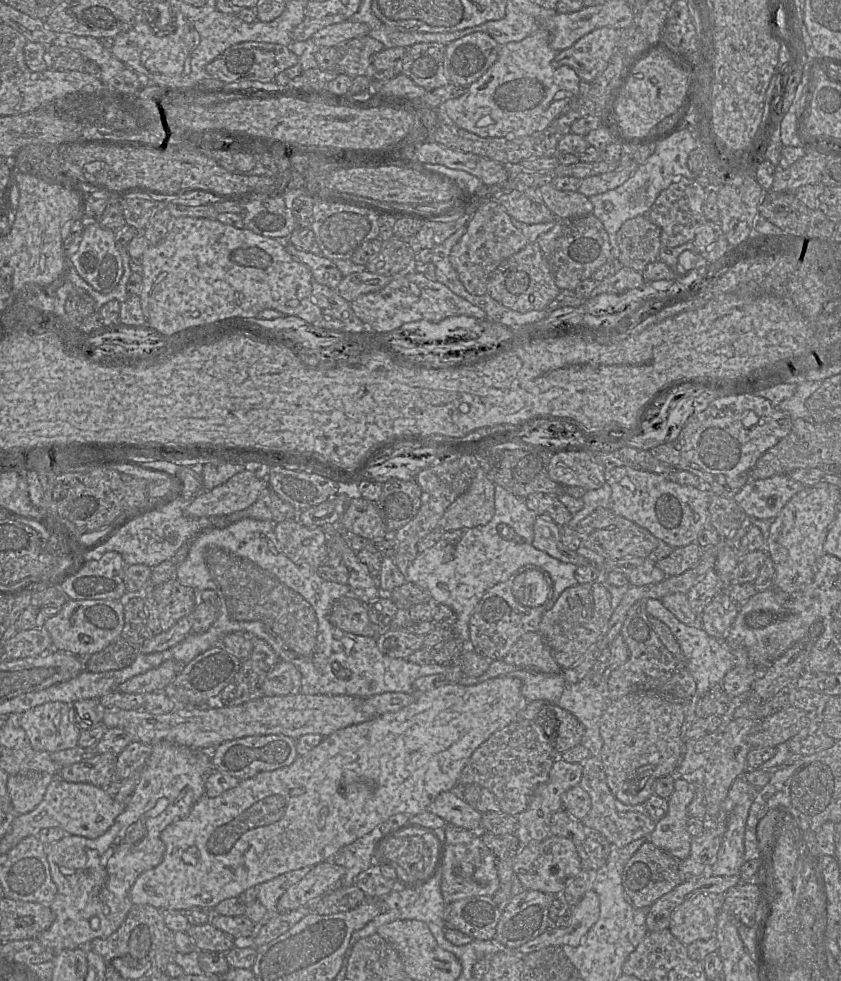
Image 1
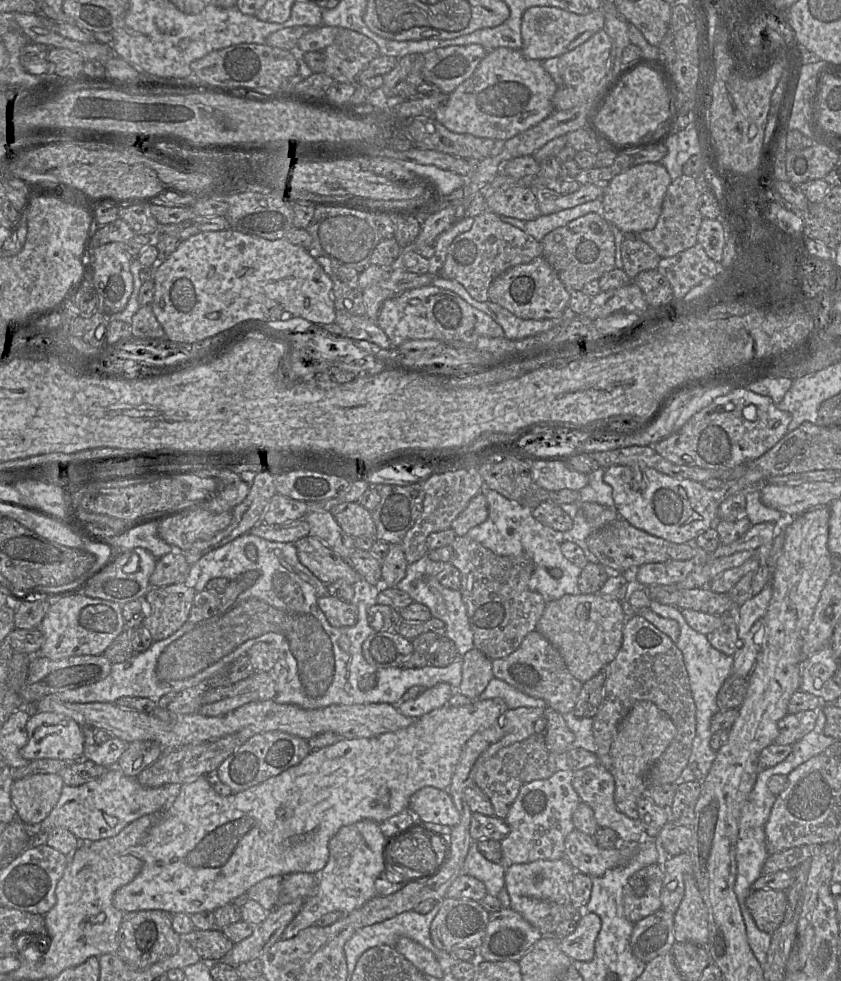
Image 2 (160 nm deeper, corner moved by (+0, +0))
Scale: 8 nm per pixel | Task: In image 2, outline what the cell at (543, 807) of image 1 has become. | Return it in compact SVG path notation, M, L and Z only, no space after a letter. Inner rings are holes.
M560 769L551 777L543 780L534 780L523 785L505 818L509 826L508 836L500 841L502 848L502 863L505 866L520 863L530 863L537 860L558 860L565 857L565 839L575 829L572 814L582 802L573 788L574 771Z

